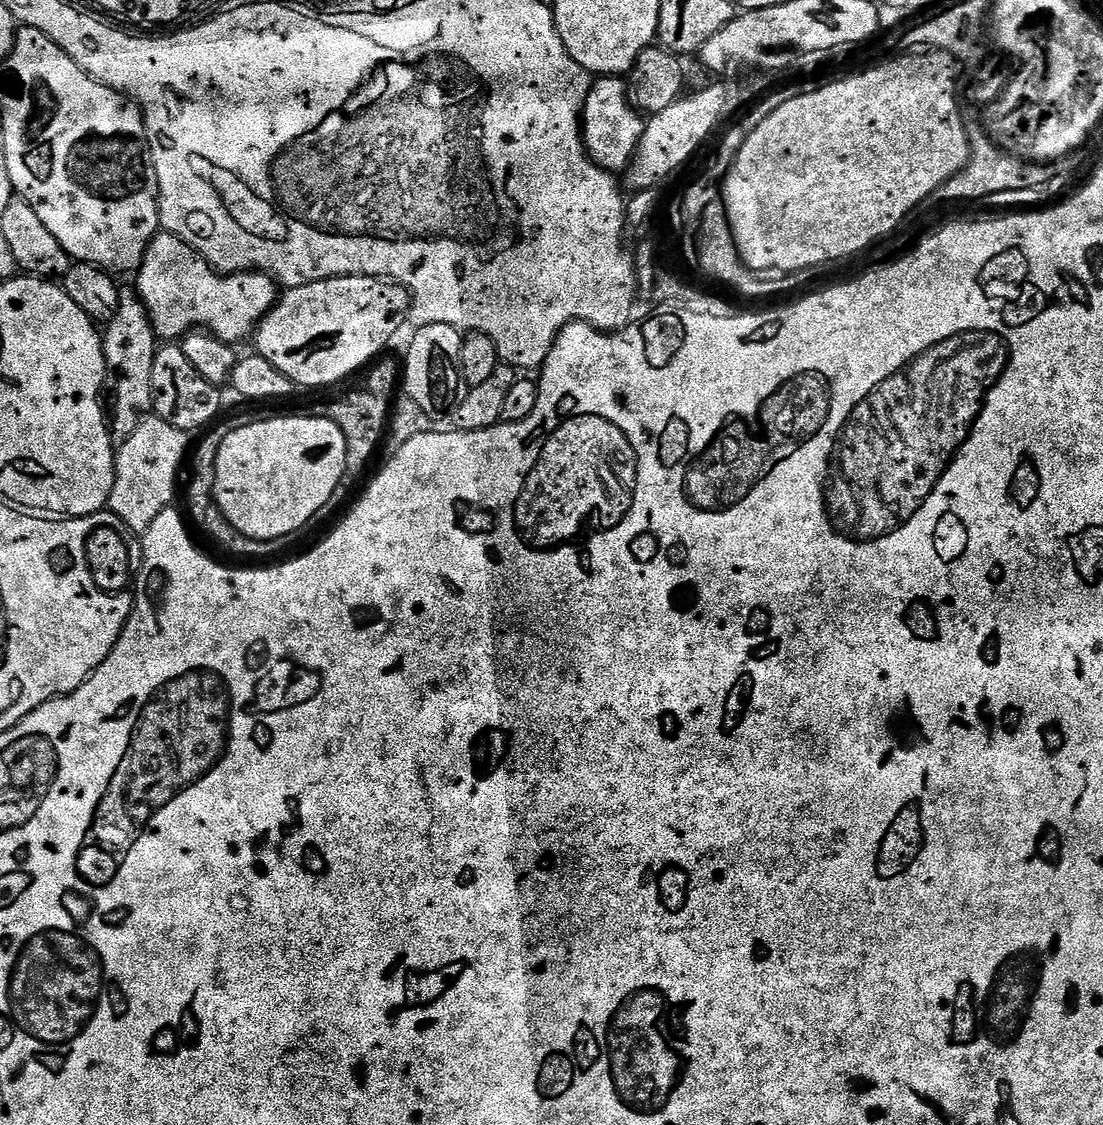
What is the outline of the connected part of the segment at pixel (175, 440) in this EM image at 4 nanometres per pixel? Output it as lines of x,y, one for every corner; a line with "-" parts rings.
149,418
138,426
138,430
119,445
116,453
116,477
114,490
108,499
108,508
124,523
129,533
147,532
150,522
162,514
162,510
173,507
176,496
176,475
180,472
180,463
184,460
184,451
188,448
189,433
170,426
170,422
159,418

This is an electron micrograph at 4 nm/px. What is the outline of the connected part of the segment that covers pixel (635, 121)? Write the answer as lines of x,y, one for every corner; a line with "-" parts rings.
601,76
593,79
582,113
584,149
593,164
613,174
623,173
632,163
632,156
640,145
645,125
645,117
630,103
629,85
621,77

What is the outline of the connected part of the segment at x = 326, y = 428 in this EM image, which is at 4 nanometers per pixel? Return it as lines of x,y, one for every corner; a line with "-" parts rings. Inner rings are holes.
323,414
316,416
276,416
257,424
233,427
216,455
214,494
226,522
251,540
275,542
283,536
303,533
310,518
330,502
346,471
346,434

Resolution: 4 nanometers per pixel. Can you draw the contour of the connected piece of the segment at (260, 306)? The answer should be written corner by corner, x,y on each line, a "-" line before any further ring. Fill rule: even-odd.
161,231
148,243
144,261
135,273
135,291
146,306
148,317
152,319
152,328
157,337
164,342
176,342
193,330
207,330
219,336
233,346
240,346
243,340
251,341
260,326
261,320
275,306
278,299
278,284
267,272
253,270
250,272
229,272
227,274
215,269
204,257
172,233

